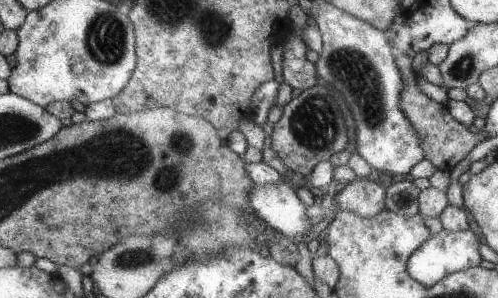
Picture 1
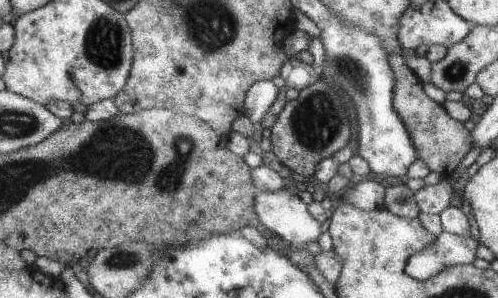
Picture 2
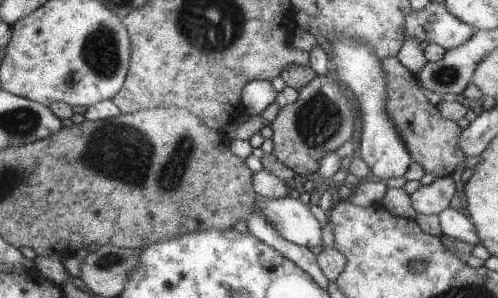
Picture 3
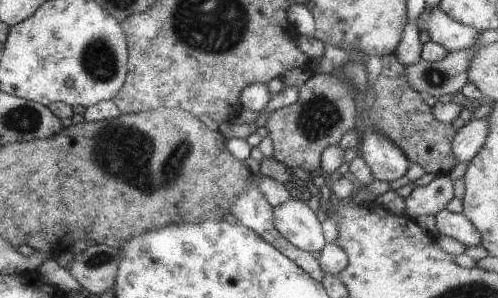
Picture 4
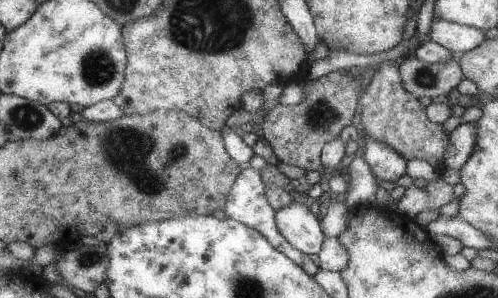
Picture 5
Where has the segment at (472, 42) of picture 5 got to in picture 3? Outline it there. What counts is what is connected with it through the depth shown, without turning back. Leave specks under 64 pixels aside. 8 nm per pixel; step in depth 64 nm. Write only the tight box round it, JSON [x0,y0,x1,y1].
[403,2,475,50]

